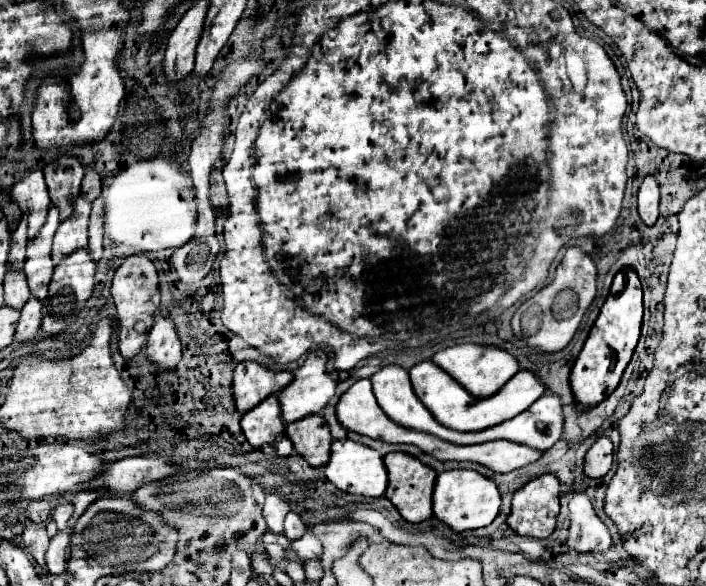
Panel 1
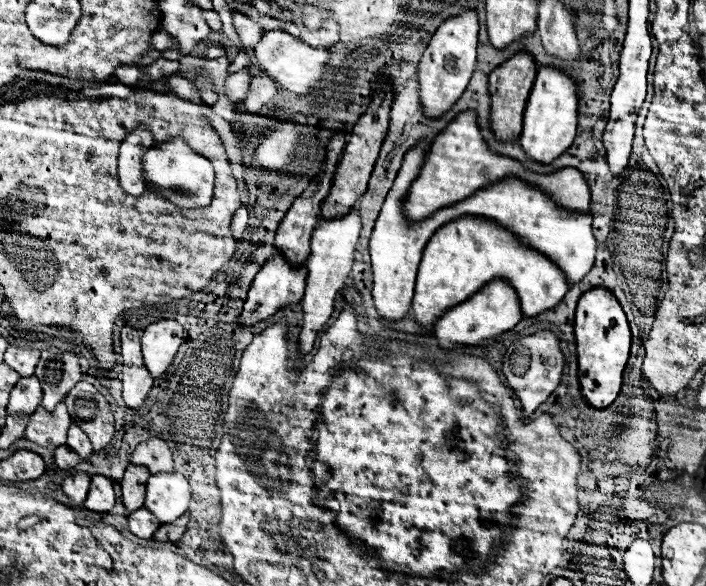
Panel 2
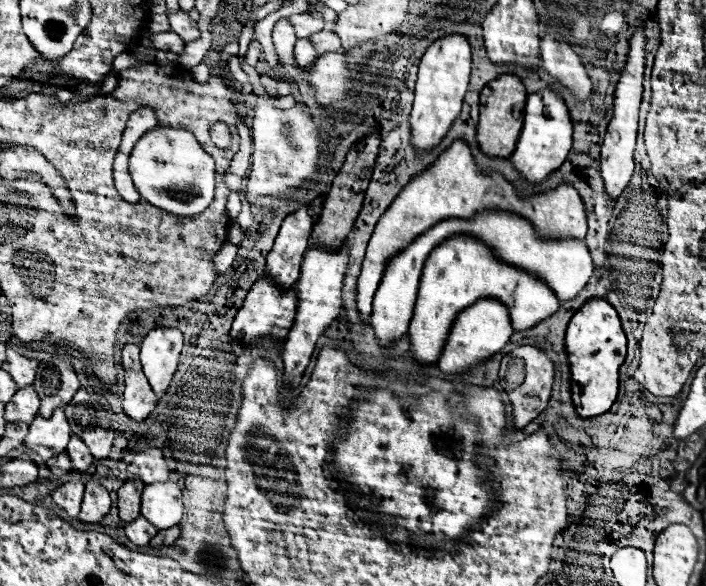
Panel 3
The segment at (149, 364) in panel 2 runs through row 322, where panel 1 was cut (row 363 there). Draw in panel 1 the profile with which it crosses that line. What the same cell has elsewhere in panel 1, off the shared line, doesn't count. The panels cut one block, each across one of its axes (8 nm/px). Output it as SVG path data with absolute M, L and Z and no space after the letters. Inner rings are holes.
M158 316L152 330L148 332L146 356L160 370L176 370L182 360L180 340L176 336L174 322L170 318Z

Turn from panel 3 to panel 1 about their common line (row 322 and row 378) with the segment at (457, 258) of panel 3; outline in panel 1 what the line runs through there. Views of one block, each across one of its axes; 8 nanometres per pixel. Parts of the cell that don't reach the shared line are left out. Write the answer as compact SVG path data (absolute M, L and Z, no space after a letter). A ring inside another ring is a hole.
M424 360L416 364L414 368L410 368L410 380L412 380L414 394L428 408L428 412L446 428L460 430L460 432L474 432L474 430L478 432L482 428L490 428L494 424L510 420L518 416L520 412L524 412L526 408L530 408L530 404L534 404L546 392L544 384L532 372L520 370L518 374L514 374L514 378L508 384L500 388L500 392L496 392L490 398L480 400L480 398L470 396L450 374L446 374L432 360Z

